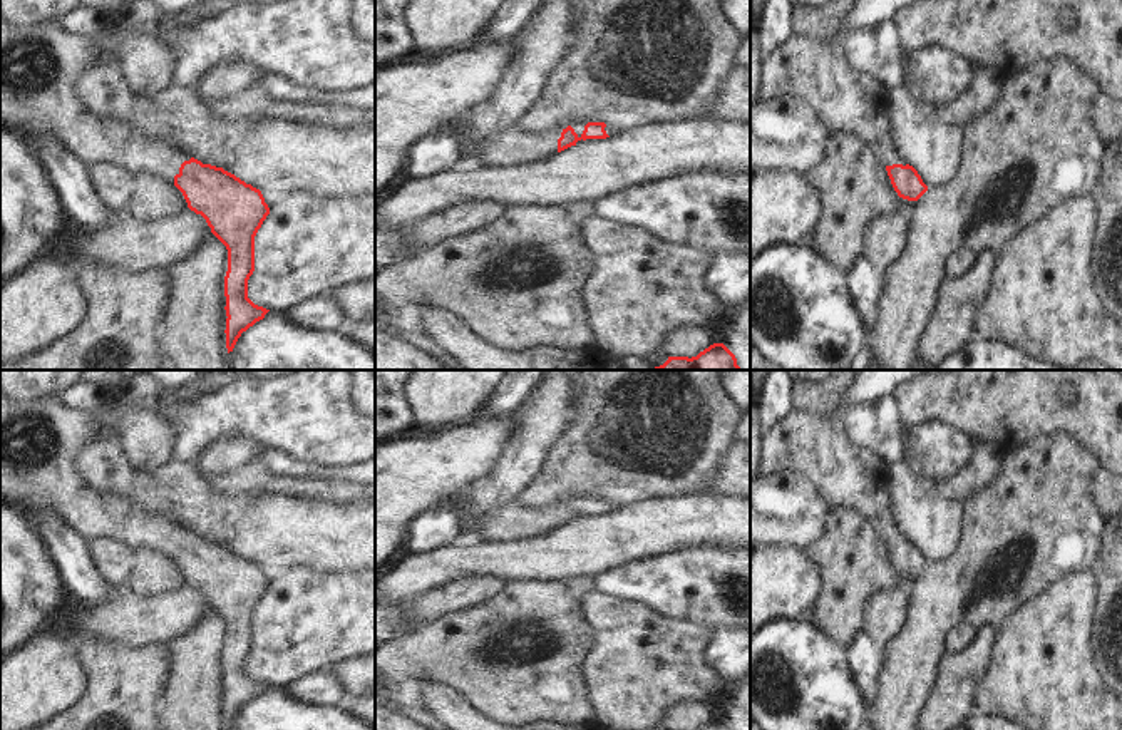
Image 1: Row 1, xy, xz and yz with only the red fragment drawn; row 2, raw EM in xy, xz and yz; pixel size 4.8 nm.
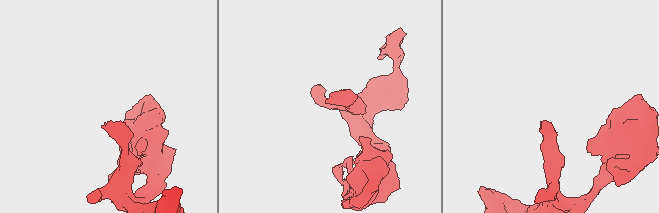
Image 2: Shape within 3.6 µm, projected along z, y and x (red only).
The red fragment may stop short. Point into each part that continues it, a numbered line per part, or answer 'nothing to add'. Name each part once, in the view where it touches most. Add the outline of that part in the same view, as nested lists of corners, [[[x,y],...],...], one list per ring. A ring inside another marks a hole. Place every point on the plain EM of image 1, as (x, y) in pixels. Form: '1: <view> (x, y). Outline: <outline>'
1: xz (518, 519). Outline: [[[471,489],[462,491],[449,501],[461,516],[464,541],[517,541],[524,537],[538,537],[558,527],[558,514],[561,507],[571,501],[581,512],[584,501],[598,496],[574,496],[556,504],[533,506],[521,497],[504,507],[494,509],[487,516],[471,516],[472,504]]]

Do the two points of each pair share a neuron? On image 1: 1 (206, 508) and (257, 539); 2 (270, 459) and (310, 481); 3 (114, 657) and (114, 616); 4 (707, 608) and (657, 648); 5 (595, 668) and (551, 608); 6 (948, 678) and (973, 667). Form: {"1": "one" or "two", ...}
{"1": "one", "2": "one", "3": "two", "4": "two", "5": "two", "6": "one"}

